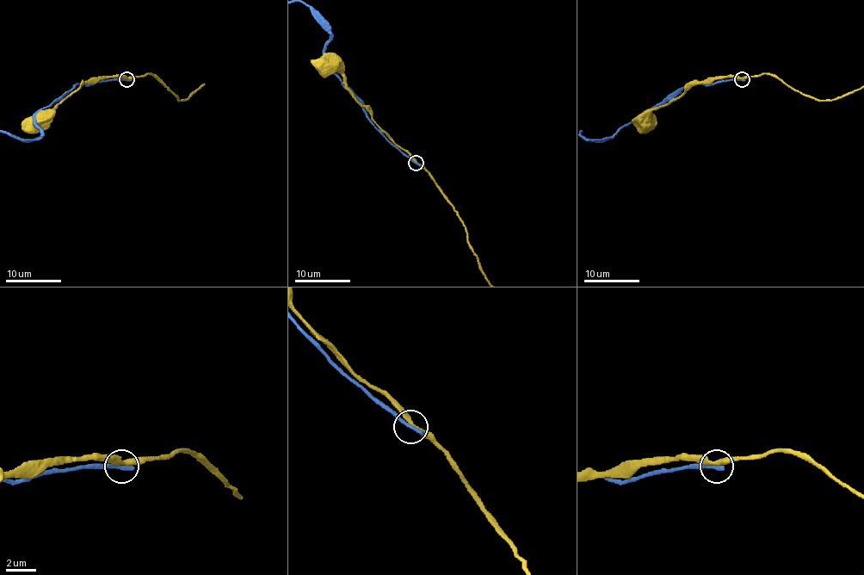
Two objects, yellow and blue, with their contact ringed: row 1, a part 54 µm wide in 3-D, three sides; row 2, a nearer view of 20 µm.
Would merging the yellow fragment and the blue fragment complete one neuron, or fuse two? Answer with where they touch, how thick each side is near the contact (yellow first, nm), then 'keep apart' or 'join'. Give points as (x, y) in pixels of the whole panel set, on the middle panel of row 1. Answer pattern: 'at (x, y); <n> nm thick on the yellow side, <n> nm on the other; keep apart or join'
at (416, 163); 280 nm thick on the yellow side, 320 nm on the other; keep apart

